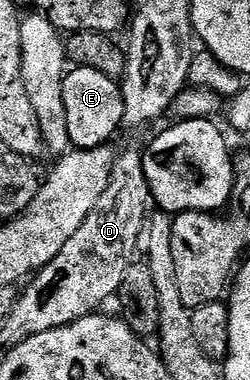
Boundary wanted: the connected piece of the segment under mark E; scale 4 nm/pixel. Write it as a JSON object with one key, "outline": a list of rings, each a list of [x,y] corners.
{"outline":[[[73,66],[69,70],[68,74],[64,77],[64,100],[66,101],[66,125],[70,129],[70,141],[72,142],[72,147],[76,149],[87,149],[90,147],[102,147],[109,142],[108,138],[115,133],[116,130],[121,130],[124,121],[124,93],[121,84],[115,79],[111,79],[109,75],[106,75],[94,69],[93,67],[78,67]]]}

